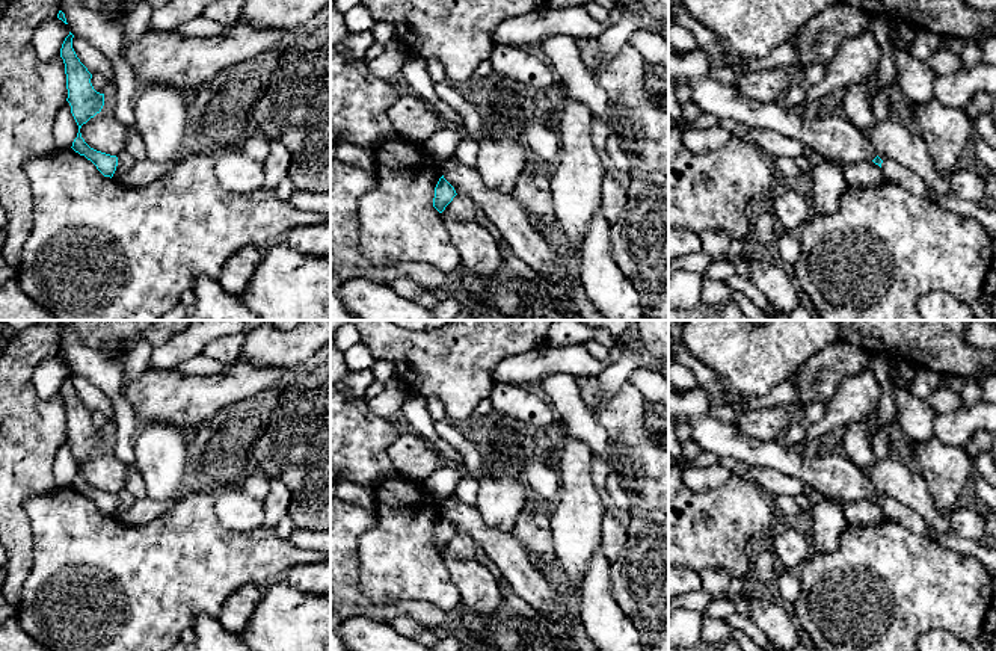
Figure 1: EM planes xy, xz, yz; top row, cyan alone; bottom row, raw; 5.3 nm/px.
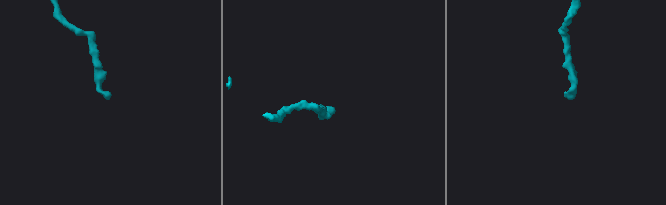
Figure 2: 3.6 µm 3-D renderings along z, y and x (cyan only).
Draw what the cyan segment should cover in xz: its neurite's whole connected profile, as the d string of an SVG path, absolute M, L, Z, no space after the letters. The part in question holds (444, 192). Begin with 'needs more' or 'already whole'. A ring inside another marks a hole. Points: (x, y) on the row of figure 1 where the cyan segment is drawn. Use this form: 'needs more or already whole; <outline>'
already whole; M442 175L435 187L433 207L442 213L456 195L454 187Z

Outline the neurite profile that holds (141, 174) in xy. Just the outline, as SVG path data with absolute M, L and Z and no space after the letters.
M134 162L127 172L118 174L113 180L125 187L139 189L166 175L177 163Z

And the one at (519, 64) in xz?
M496 44L489 60L495 74L555 94L558 79L539 50Z

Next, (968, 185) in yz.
M957 166L951 175L951 187L960 199L979 202L985 196L985 175L966 166Z

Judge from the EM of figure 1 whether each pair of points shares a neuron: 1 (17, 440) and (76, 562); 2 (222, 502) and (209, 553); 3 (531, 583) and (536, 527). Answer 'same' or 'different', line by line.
1: different
2: different
3: different

